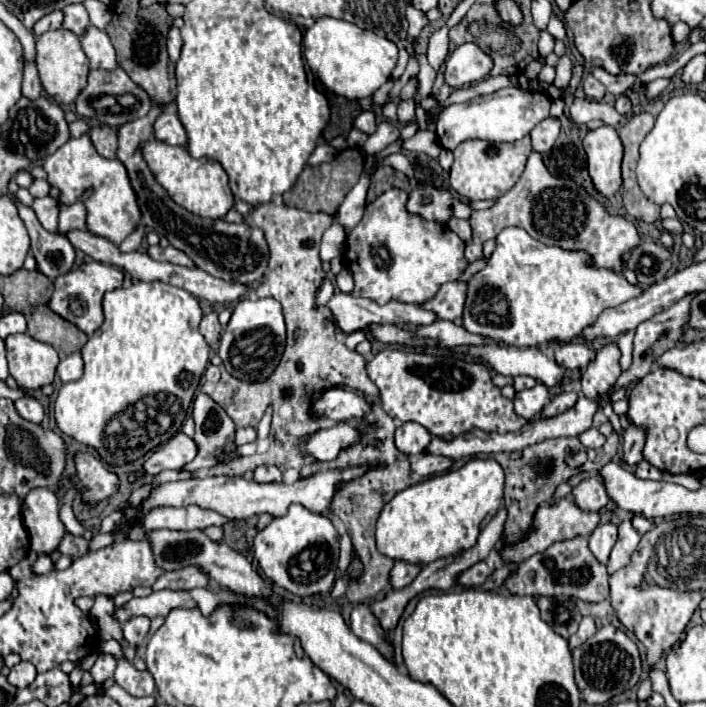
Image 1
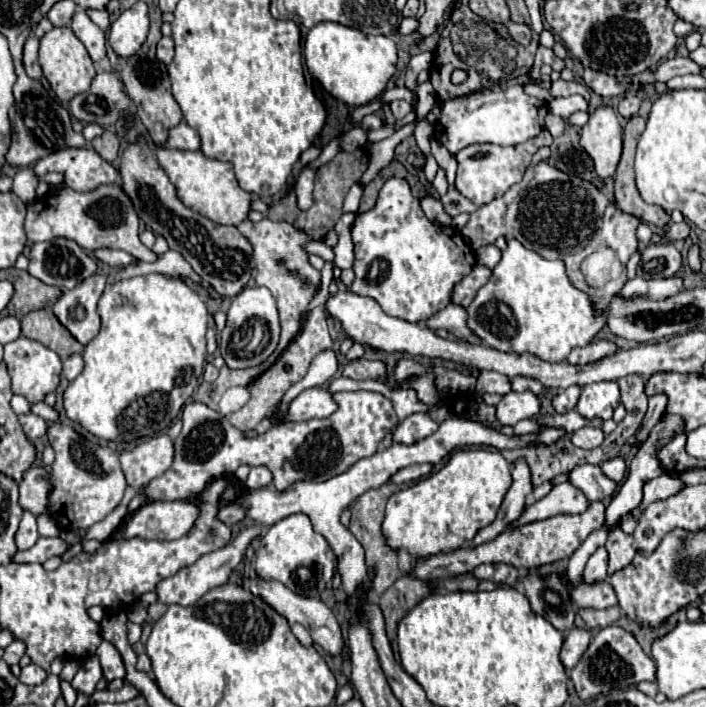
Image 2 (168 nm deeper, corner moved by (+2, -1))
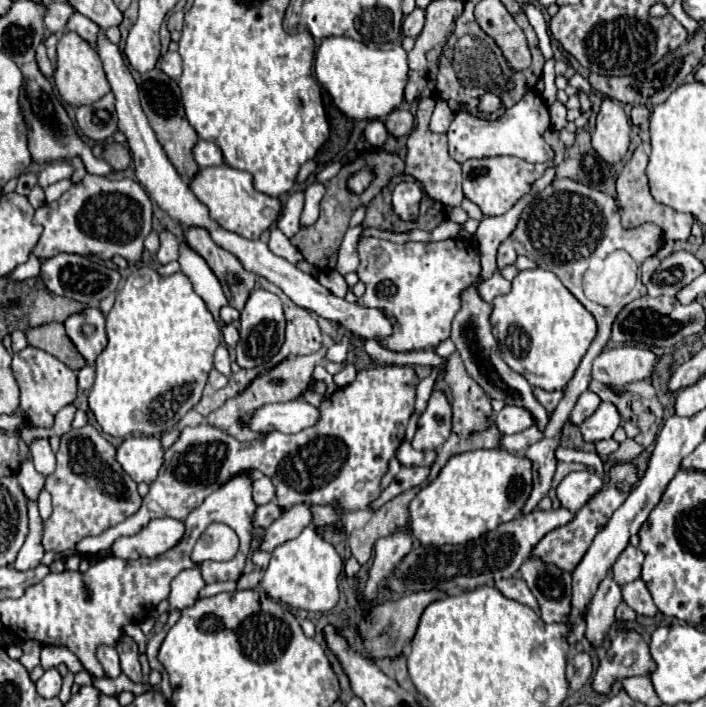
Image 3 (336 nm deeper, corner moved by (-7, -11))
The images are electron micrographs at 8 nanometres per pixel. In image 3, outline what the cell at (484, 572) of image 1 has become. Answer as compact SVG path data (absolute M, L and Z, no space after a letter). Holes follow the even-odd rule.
M503 578L495 586L503 592L503 596L507 596L511 600L517 600L517 602L533 608L535 612L539 612L539 604L537 604L535 596L531 594L531 590L527 588L527 584L525 584L523 578Z

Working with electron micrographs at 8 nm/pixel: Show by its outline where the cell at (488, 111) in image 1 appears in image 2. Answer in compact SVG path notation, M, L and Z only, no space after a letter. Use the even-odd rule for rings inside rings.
M512 86L496 100L490 96L490 102L478 106L472 110L472 98L470 100L448 100L442 104L442 116L436 124L436 140L446 146L452 154L460 152L462 148L476 144L476 142L490 142L498 146L514 146L520 142L526 142L528 138L536 136L544 128L544 118L546 118L546 102L536 100L532 96L526 96L522 92L522 86Z

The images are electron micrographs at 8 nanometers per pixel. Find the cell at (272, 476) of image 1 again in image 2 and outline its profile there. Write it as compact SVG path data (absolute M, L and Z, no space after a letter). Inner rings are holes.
M258 466L258 468L252 468L250 470L250 476L246 480L246 488L250 490L256 490L256 488L264 488L272 482L272 474L270 470L266 470L264 466Z

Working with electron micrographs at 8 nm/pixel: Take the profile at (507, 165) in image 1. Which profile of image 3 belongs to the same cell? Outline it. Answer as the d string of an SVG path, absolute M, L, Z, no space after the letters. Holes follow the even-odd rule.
M549 128L549 130L551 130L551 148L555 150L555 158L551 162L535 166L535 164L521 162L519 158L507 158L507 156L463 162L463 192L471 202L475 202L483 210L485 216L499 216L499 214L505 214L507 210L511 210L511 206L515 206L517 200L523 198L531 190L531 184L537 178L541 178L547 168L563 162L565 146L559 140L559 134L553 128Z

